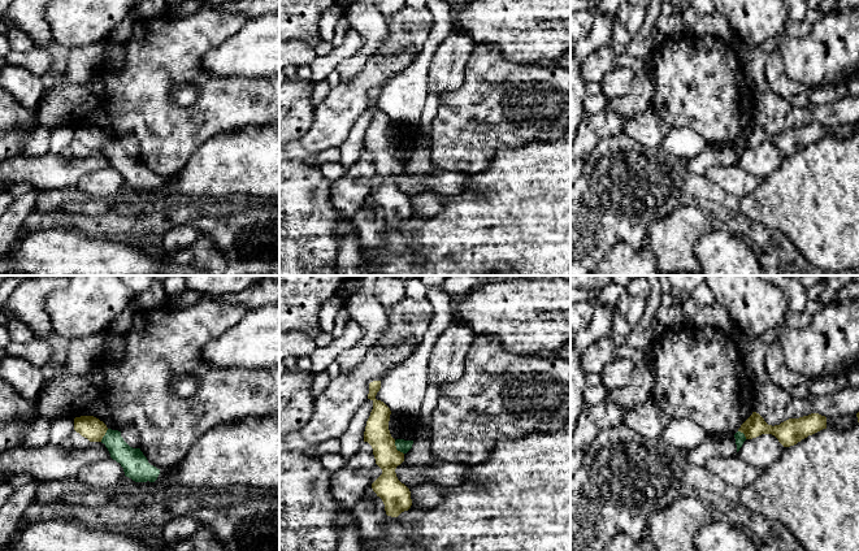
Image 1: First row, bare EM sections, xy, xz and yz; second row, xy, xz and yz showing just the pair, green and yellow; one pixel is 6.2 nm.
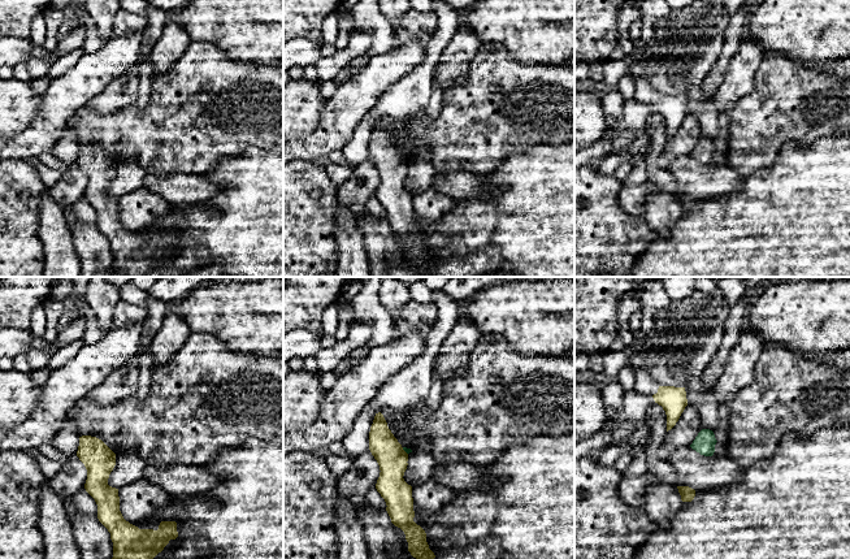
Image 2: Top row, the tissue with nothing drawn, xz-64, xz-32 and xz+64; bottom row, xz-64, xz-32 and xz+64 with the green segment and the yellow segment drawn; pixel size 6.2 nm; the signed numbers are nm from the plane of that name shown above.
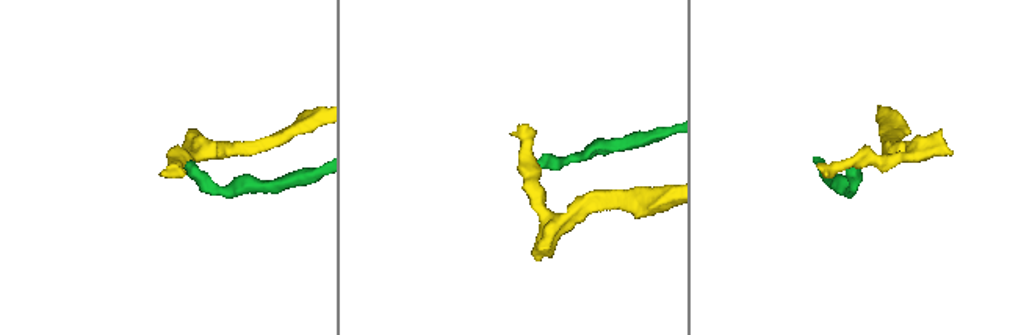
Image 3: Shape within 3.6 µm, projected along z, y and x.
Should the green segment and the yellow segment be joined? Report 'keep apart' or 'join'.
keep apart

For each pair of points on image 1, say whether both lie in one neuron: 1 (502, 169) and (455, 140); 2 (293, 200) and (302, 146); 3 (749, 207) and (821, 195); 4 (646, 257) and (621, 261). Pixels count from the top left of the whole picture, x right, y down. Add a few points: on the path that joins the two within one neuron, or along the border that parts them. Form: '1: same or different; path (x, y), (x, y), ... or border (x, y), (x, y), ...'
1: different; border (517, 147), (499, 150), (485, 168), (469, 174)
2: different; border (293, 160), (306, 161)
3: same; path (767, 204), (803, 199)
4: same; path (640, 261), (628, 261)

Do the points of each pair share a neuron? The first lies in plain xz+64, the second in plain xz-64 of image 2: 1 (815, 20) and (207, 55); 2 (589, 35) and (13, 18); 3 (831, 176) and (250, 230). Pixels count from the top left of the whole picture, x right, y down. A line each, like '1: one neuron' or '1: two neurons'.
1: two neurons
2: one neuron
3: one neuron

